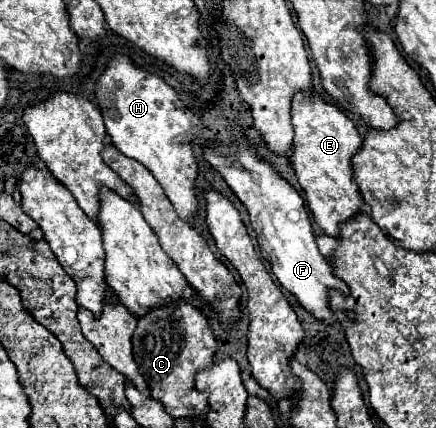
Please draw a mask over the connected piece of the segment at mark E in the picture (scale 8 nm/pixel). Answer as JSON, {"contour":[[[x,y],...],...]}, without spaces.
{"contour":[[[313,90],[309,94],[295,94],[291,120],[295,138],[289,160],[305,192],[309,210],[313,212],[313,220],[329,236],[339,236],[339,222],[347,220],[359,210],[365,210],[365,202],[351,176],[351,158],[361,146],[361,136],[343,110],[339,110],[335,104],[329,104],[321,94]]]}

